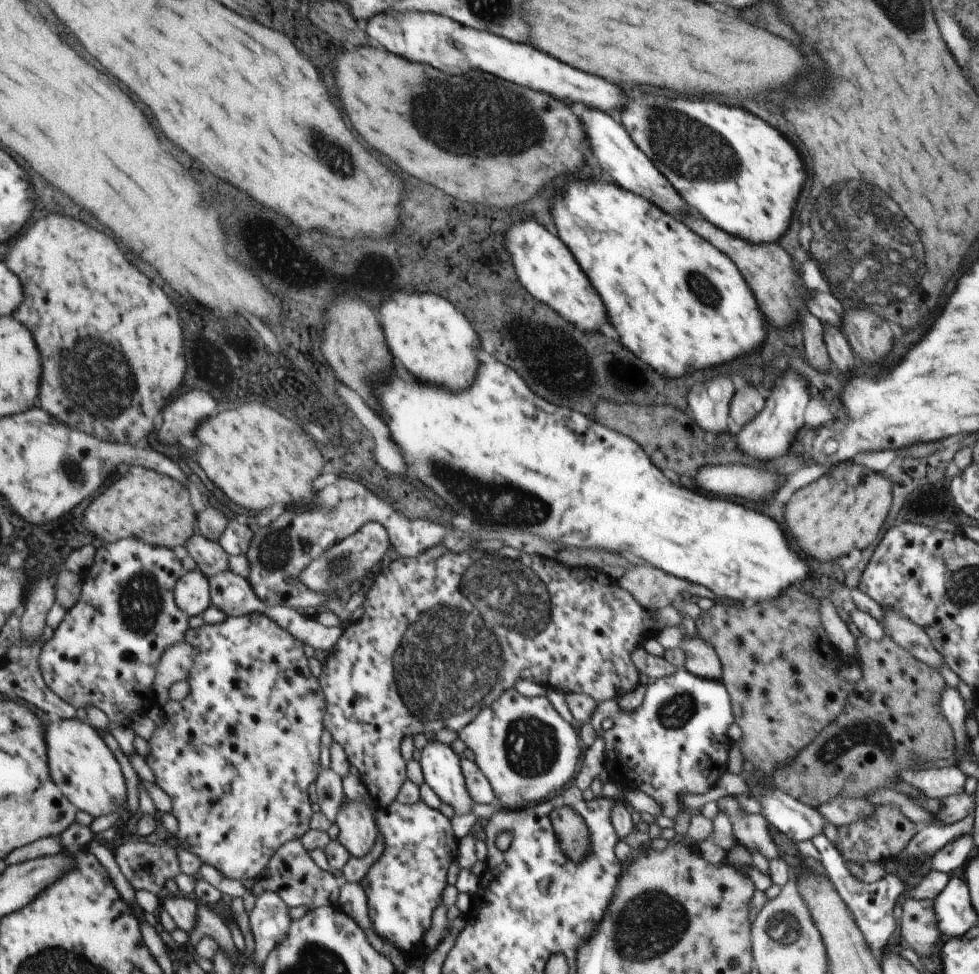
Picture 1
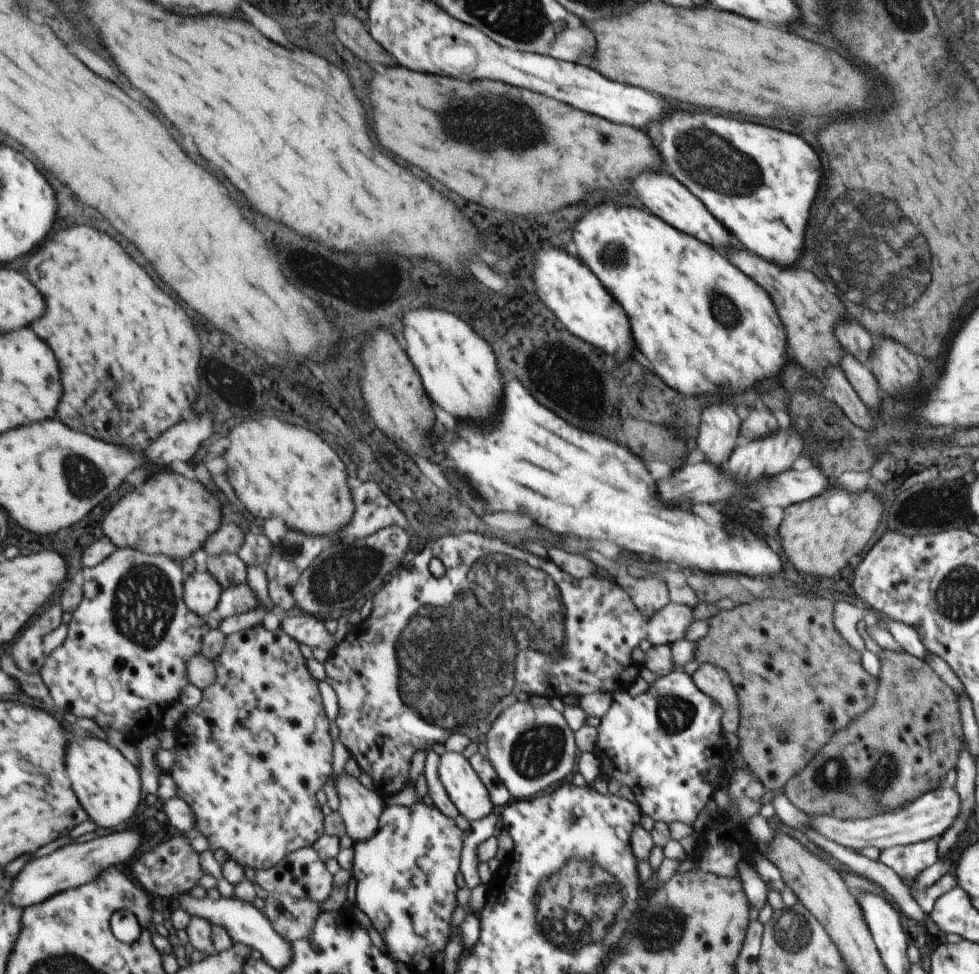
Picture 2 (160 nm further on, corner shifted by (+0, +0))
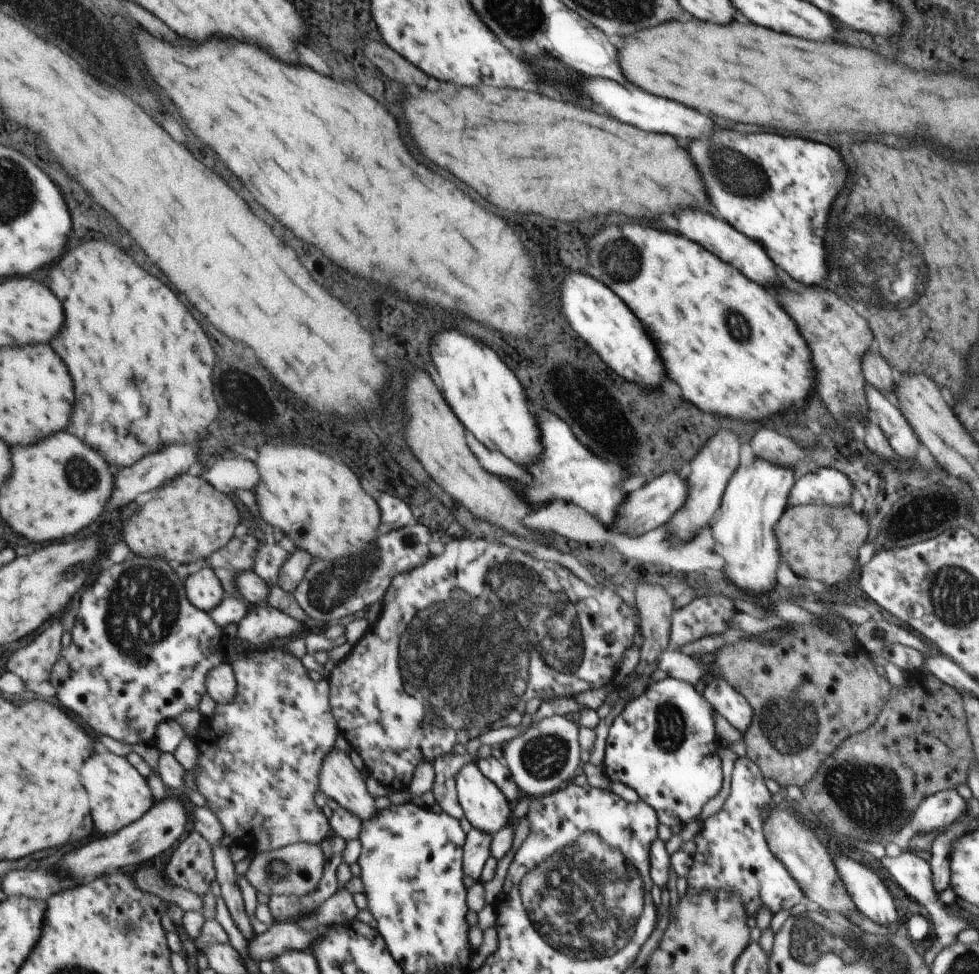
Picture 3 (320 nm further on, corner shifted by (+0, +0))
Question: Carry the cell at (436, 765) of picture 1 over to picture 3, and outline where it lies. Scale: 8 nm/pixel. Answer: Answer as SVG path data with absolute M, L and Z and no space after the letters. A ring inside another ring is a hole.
M474 762L467 763L459 769L455 782L459 806L473 829L493 836L507 824L509 812L511 812L509 804L507 804L507 797L477 768Z

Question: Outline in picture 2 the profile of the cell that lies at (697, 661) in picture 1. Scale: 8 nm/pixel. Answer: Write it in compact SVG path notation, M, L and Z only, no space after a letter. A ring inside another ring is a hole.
M700 663L691 675L702 693L721 704L724 710L722 724L726 733L735 733L740 725L741 704L728 673L715 664Z

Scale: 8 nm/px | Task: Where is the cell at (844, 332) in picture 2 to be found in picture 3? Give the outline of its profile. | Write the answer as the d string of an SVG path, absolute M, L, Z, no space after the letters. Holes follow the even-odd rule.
M870 349L861 356L861 374L867 385L873 386L878 392L895 398L894 387L897 384L894 369L874 350Z

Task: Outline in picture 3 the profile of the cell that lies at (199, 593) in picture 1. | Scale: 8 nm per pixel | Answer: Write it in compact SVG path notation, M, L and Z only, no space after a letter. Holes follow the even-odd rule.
M212 566L189 575L185 583L189 600L208 613L217 608L227 596L224 584Z

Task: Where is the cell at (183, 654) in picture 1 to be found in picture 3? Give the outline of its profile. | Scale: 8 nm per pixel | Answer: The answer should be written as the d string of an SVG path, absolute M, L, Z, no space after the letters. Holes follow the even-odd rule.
M222 664L214 668L208 676L208 694L219 705L231 704L238 695L238 680L233 666Z

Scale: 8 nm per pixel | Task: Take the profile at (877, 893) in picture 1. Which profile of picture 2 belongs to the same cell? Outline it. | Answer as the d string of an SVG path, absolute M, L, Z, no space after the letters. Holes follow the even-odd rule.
M927 839L881 849L878 861L887 865L910 888L914 876L938 860L936 840Z

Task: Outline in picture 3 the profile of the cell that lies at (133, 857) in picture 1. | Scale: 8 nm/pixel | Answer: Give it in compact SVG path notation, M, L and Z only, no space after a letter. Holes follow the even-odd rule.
M193 830L173 852L165 876L169 882L203 897L218 878L214 862L215 848L199 831Z

